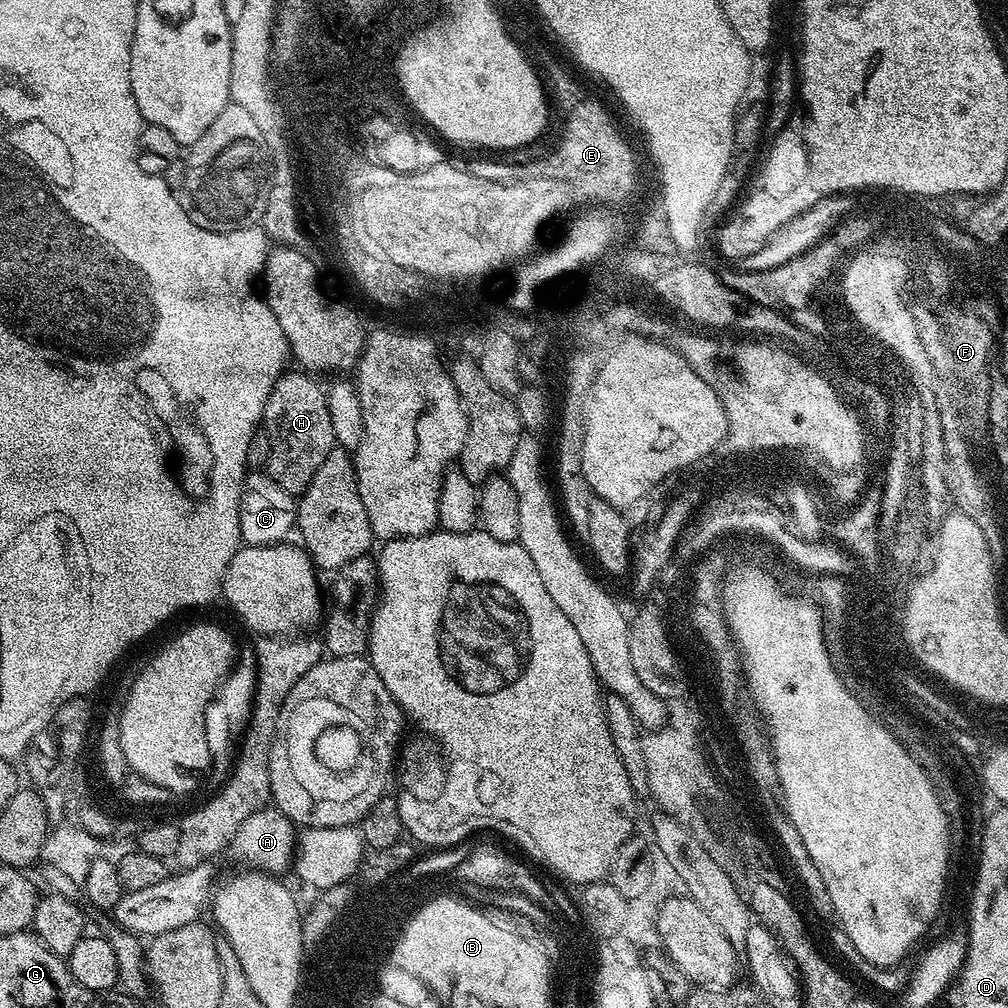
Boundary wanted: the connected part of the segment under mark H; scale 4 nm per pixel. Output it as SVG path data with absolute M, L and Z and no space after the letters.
M300 370L295 371L285 371L284 375L279 376L274 382L274 386L264 403L262 432L264 428L264 436L268 439L268 468L266 467L266 474L274 482L278 482L278 486L282 486L282 490L286 490L294 497L299 497L300 493L306 490L310 478L314 478L318 466L322 466L322 462L326 462L326 454L332 452L336 444L336 435L334 434L334 426L330 422L328 403L324 397L325 389L319 388L312 381L315 379L311 375Z

